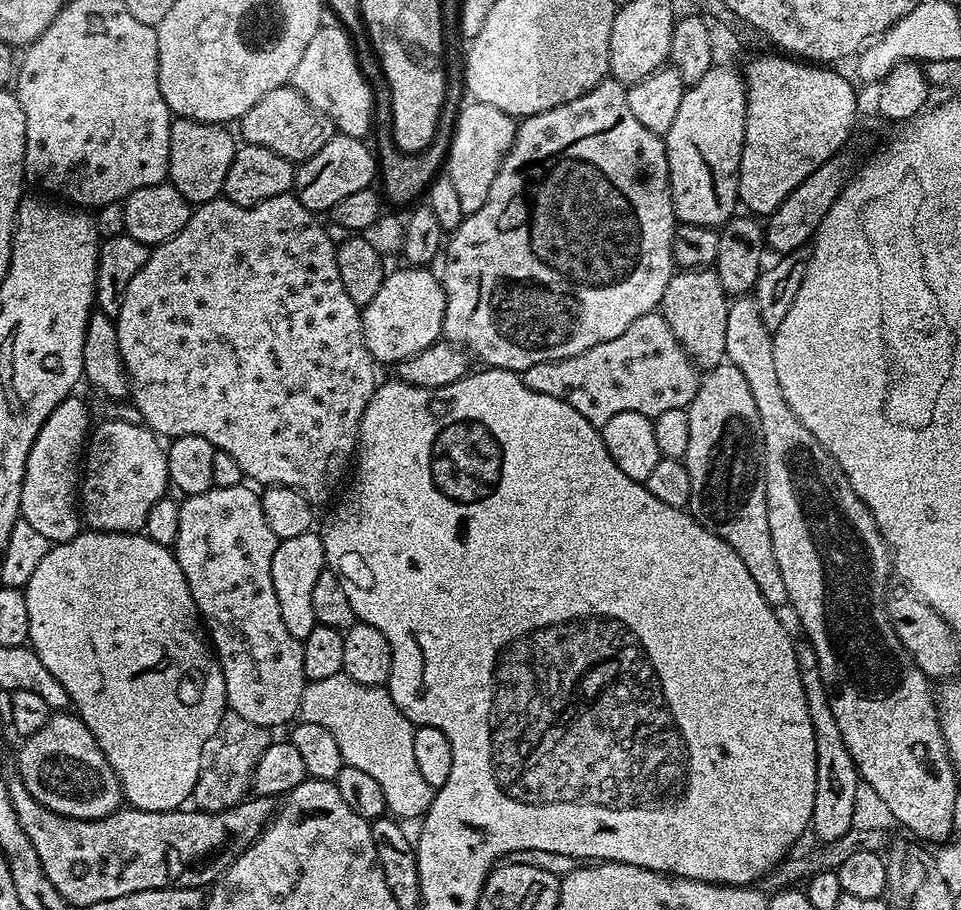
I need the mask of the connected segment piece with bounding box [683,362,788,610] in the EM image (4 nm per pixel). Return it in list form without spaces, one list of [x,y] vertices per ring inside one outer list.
[[[727,362],[705,371],[700,388],[688,405],[690,418],[690,446],[686,446],[684,465],[690,474],[690,502],[687,511],[693,520],[710,530],[722,542],[726,542],[742,558],[750,578],[754,578],[762,598],[771,608],[780,610],[788,604],[786,582],[782,582],[782,570],[778,570],[778,558],[774,558],[774,542],[770,538],[770,522],[766,506],[766,482],[764,481],[764,439],[760,429],[758,406],[754,406],[754,394],[750,394],[750,382],[742,378],[742,370]]]

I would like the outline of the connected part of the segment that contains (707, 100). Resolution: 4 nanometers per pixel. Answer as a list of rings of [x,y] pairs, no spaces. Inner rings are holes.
[[[713,66],[698,83],[685,91],[682,106],[678,106],[678,118],[674,118],[674,126],[670,126],[667,136],[664,137],[672,183],[672,205],[680,224],[716,228],[727,224],[737,211],[738,178],[746,134],[747,109],[748,90],[743,75],[737,69],[735,72],[732,68]]]

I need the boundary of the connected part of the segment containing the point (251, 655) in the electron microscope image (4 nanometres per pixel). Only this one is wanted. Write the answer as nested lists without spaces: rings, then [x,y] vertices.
[[[247,483],[225,488],[214,486],[202,494],[187,497],[180,504],[174,551],[182,574],[186,574],[186,586],[190,586],[214,655],[220,662],[228,708],[250,722],[258,722],[258,726],[276,730],[279,724],[295,721],[300,711],[306,683],[302,670],[304,646],[292,637],[282,622],[278,594],[274,594],[274,578],[270,578],[270,562],[274,562],[278,541],[274,530],[266,523],[266,514],[262,514],[260,492],[255,487],[248,487],[252,486]]]

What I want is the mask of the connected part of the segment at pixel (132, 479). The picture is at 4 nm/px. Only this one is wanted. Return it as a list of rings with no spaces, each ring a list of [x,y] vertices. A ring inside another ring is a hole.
[[[108,420],[105,424],[100,424],[91,429],[90,439],[86,444],[86,451],[82,457],[82,475],[78,485],[78,507],[83,520],[93,532],[135,532],[139,533],[143,529],[146,522],[146,514],[150,514],[150,506],[154,506],[154,502],[165,499],[166,493],[169,491],[168,483],[168,454],[165,445],[161,443],[155,432],[143,423],[135,422],[131,424],[128,420]]]

